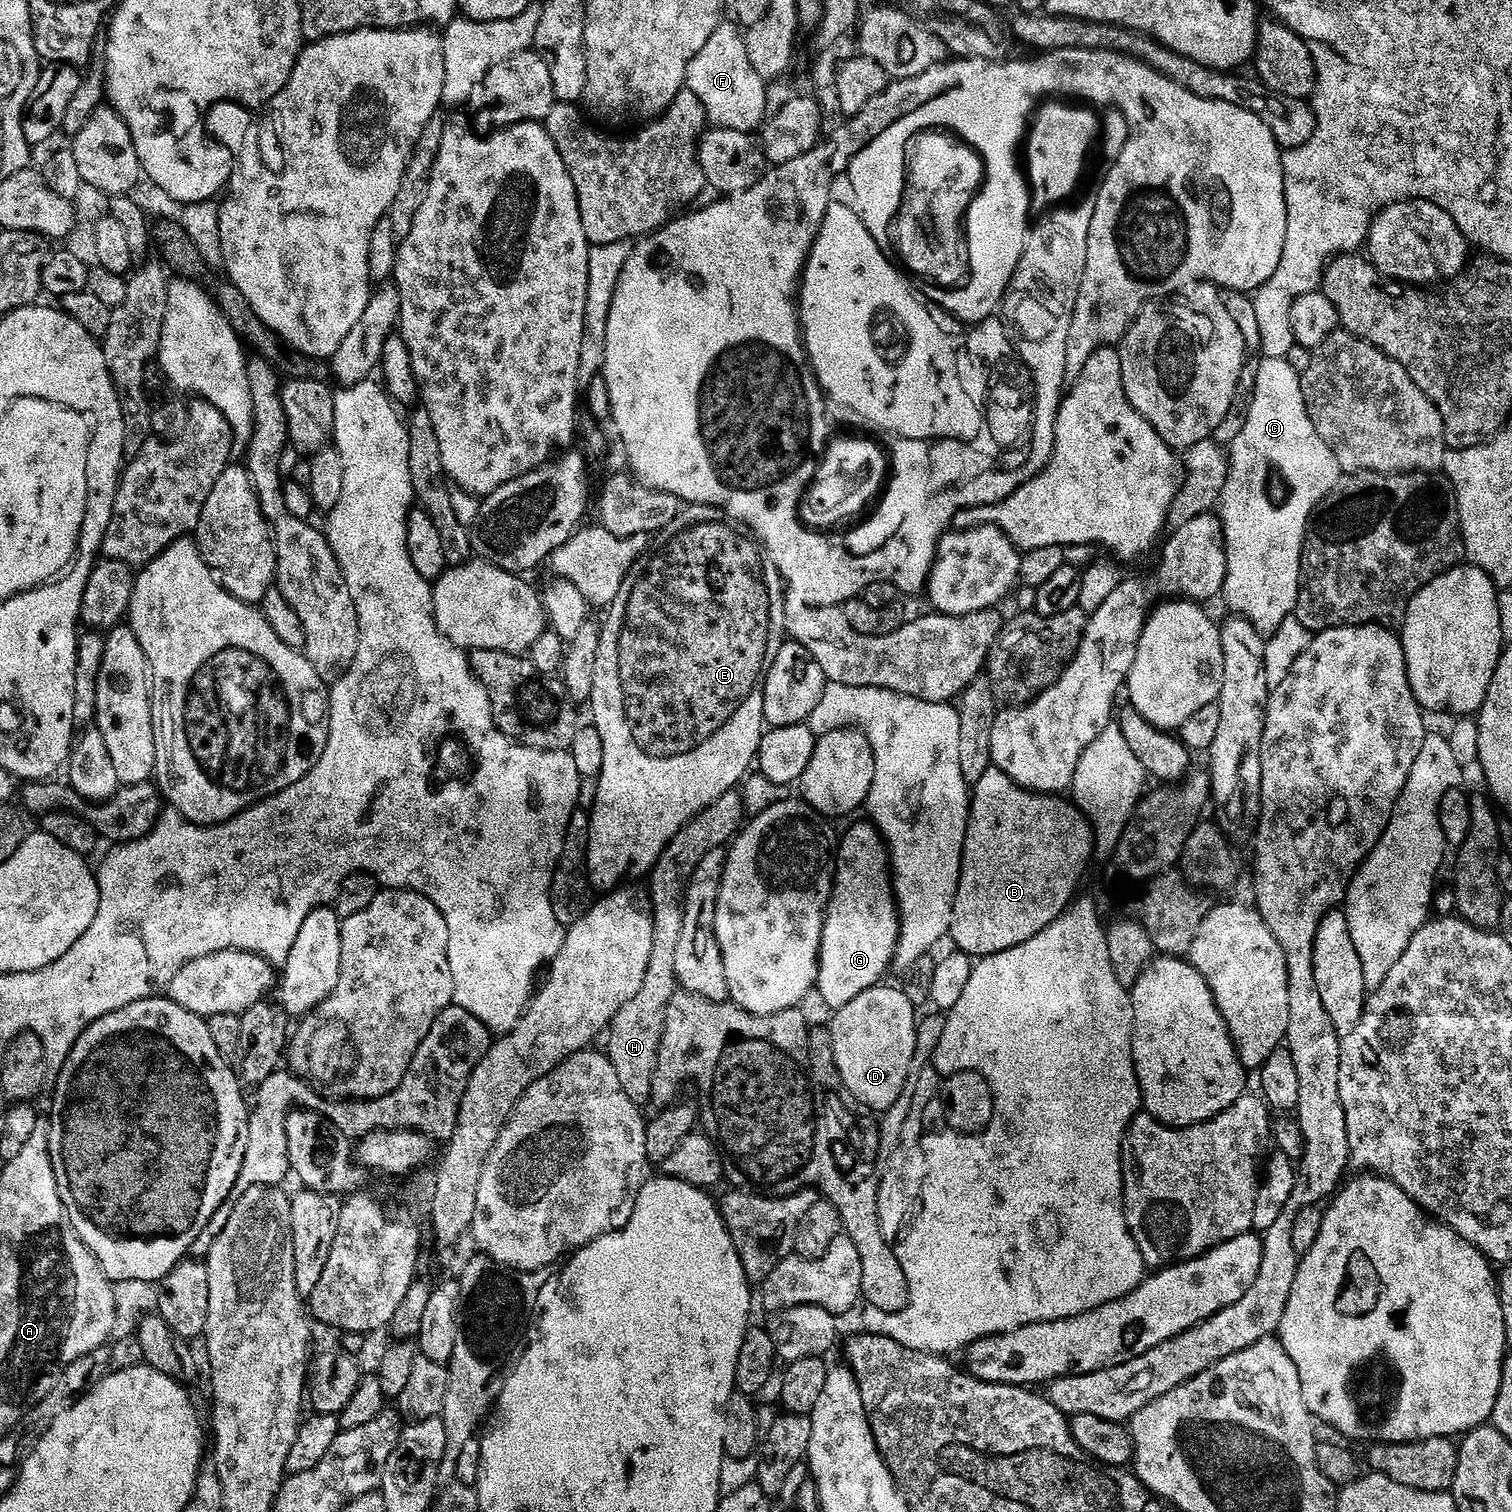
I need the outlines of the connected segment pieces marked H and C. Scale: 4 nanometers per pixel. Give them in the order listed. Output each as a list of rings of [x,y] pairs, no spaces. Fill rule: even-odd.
[[[736,790],[722,794],[718,802],[714,802],[705,812],[695,816],[668,843],[650,873],[650,899],[654,914],[654,951],[650,954],[650,970],[646,972],[646,982],[642,982],[642,990],[638,990],[638,994],[634,994],[634,998],[630,998],[630,1002],[626,1002],[622,1010],[618,1010],[606,1033],[608,1060],[622,1082],[622,1090],[626,1090],[630,1102],[635,1104],[652,1104],[654,1070],[666,1026],[667,1010],[670,1000],[678,991],[674,958],[678,954],[678,945],[682,939],[682,922],[686,922],[686,890],[690,886],[690,878],[694,878],[698,862],[702,862],[702,858],[706,858],[710,850],[724,848],[741,831],[745,820],[743,795]]]
[[[1264,358],[1261,361],[1261,364],[1255,365],[1256,385],[1252,405],[1248,415],[1244,417],[1244,429],[1230,446],[1230,467],[1224,492],[1220,496],[1218,515],[1228,547],[1228,573],[1222,600],[1232,607],[1231,611],[1235,615],[1249,620],[1261,634],[1271,634],[1296,611],[1308,521],[1312,519],[1318,505],[1328,497],[1330,485],[1340,481],[1342,473],[1332,448],[1326,446],[1318,430],[1314,430],[1314,422],[1306,410],[1302,394],[1301,373],[1290,366],[1287,358]],[[1266,494],[1273,494],[1278,498],[1278,510],[1266,504]]]

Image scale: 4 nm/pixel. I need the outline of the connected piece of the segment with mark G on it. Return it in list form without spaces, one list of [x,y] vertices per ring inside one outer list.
[[[871,822],[856,824],[844,837],[839,837],[834,852],[834,879],[832,897],[828,899],[828,909],[824,915],[822,946],[820,947],[820,969],[816,979],[815,991],[820,992],[829,1010],[854,1002],[858,994],[877,987],[880,980],[893,967],[896,947],[900,937],[900,911],[896,905],[894,877],[890,867],[888,845],[883,836]]]

